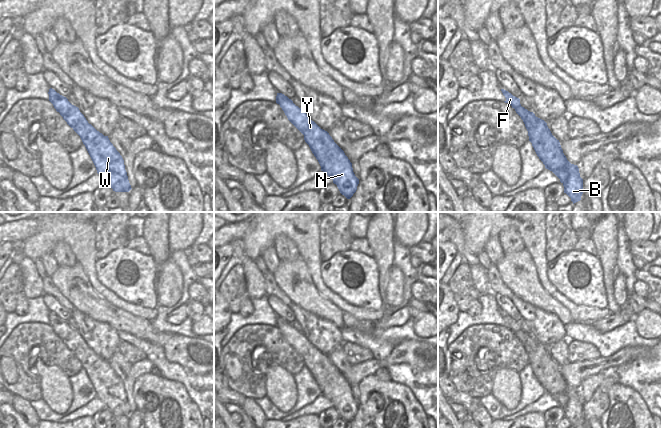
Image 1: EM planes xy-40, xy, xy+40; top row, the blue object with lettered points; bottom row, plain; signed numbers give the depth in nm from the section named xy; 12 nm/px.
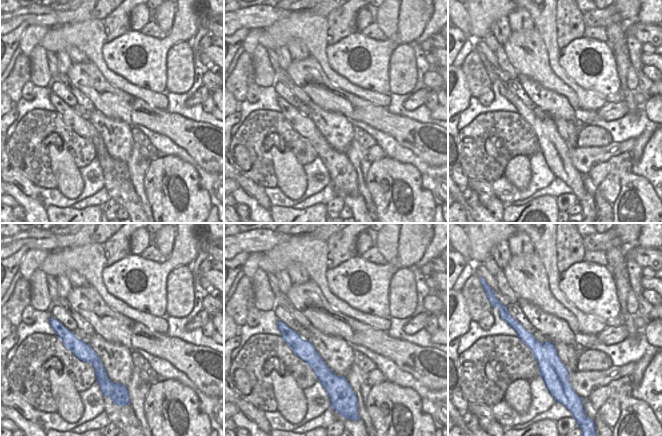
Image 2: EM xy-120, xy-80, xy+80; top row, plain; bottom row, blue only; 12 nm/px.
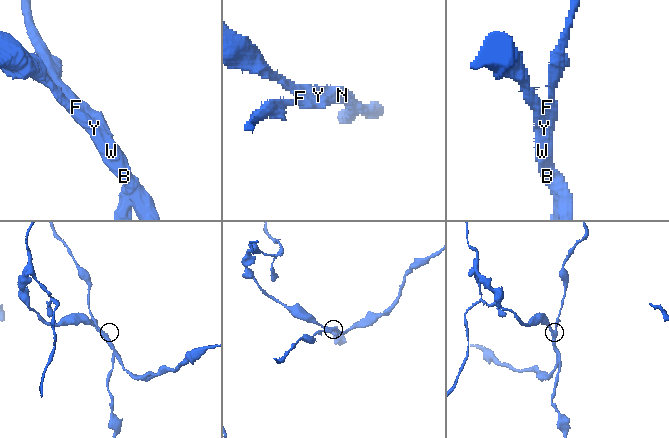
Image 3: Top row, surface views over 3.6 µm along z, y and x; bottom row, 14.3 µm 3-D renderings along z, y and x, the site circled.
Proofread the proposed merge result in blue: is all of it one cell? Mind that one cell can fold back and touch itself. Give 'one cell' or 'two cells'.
two cells

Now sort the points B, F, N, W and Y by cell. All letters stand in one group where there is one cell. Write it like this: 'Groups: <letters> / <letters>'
Groups: B N W Y / F.

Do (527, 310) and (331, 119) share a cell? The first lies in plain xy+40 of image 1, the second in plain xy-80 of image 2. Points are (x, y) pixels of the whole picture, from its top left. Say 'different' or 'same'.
same

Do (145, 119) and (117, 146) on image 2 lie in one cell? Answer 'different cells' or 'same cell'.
different cells

